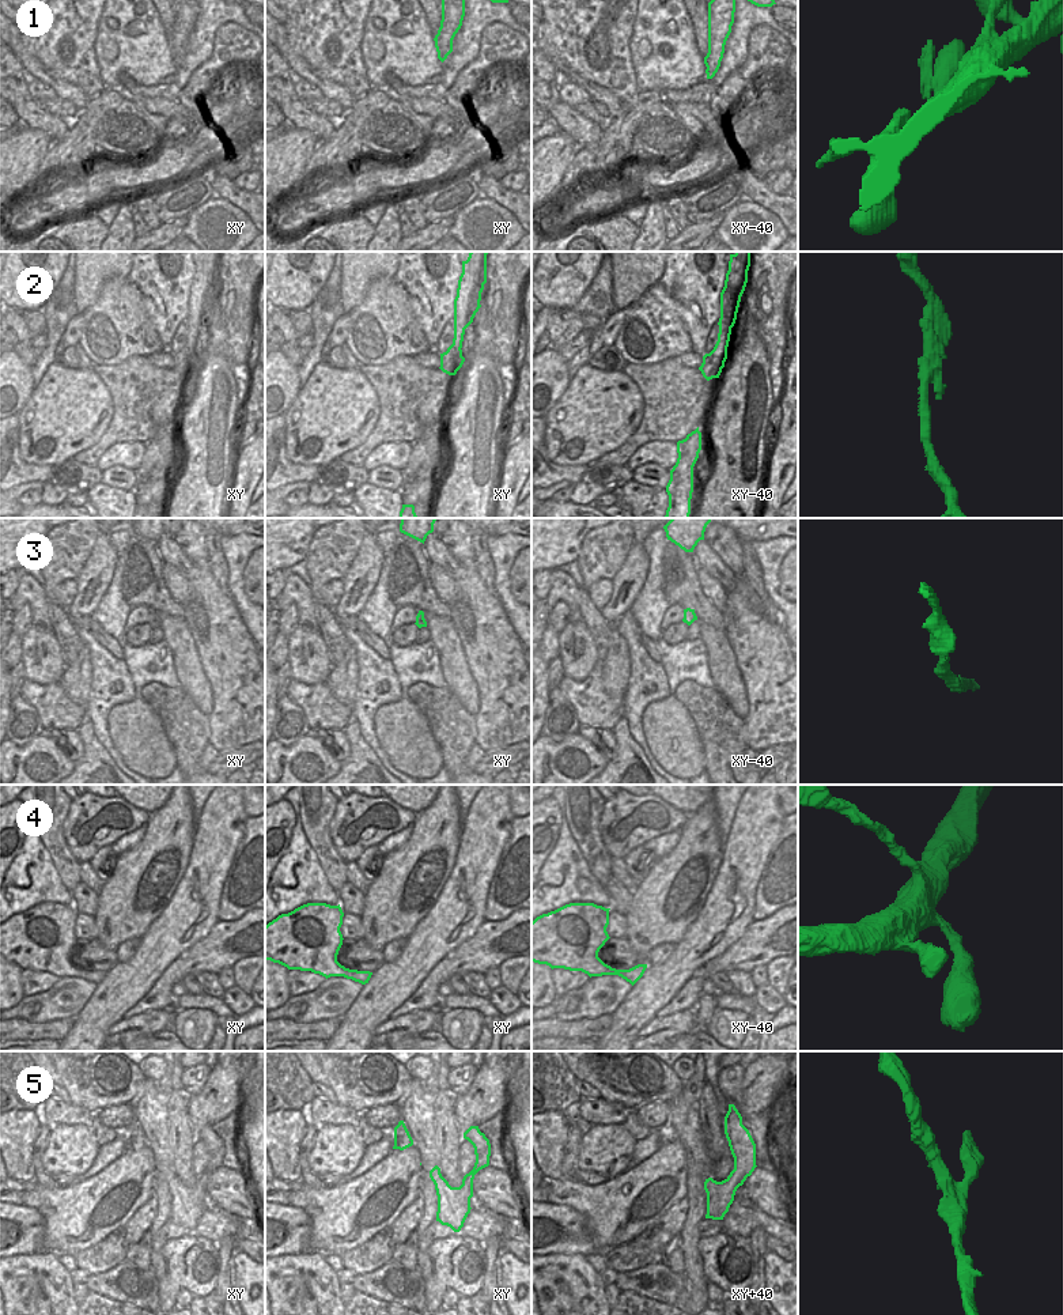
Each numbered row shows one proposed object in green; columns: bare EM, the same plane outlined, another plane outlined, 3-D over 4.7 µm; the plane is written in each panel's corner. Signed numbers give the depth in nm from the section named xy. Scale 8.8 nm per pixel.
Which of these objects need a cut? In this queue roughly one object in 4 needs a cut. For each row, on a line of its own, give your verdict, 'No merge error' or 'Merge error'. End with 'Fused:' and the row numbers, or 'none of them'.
1: No merge error
2: Merge error
3: No merge error
4: No merge error
5: No merge error
Fused: 2.

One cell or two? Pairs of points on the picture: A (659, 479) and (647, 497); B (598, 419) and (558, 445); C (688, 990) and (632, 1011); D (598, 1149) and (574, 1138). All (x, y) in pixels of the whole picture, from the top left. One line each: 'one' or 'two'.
A: two
B: one
C: two
D: two

